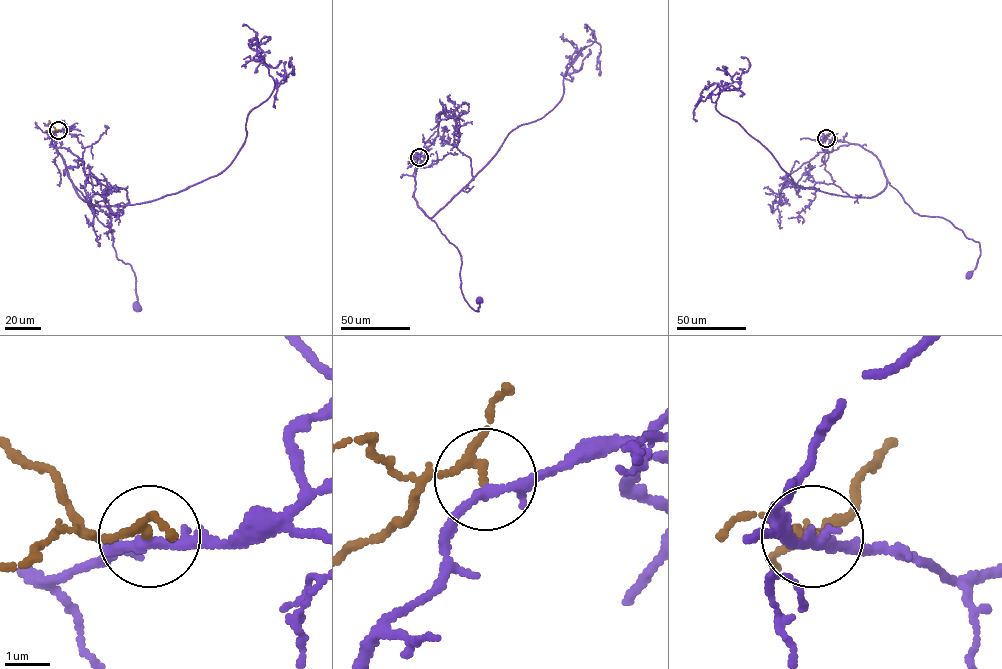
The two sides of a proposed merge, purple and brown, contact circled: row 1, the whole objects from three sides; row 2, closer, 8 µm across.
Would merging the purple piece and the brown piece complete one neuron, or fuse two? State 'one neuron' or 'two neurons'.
one neuron

